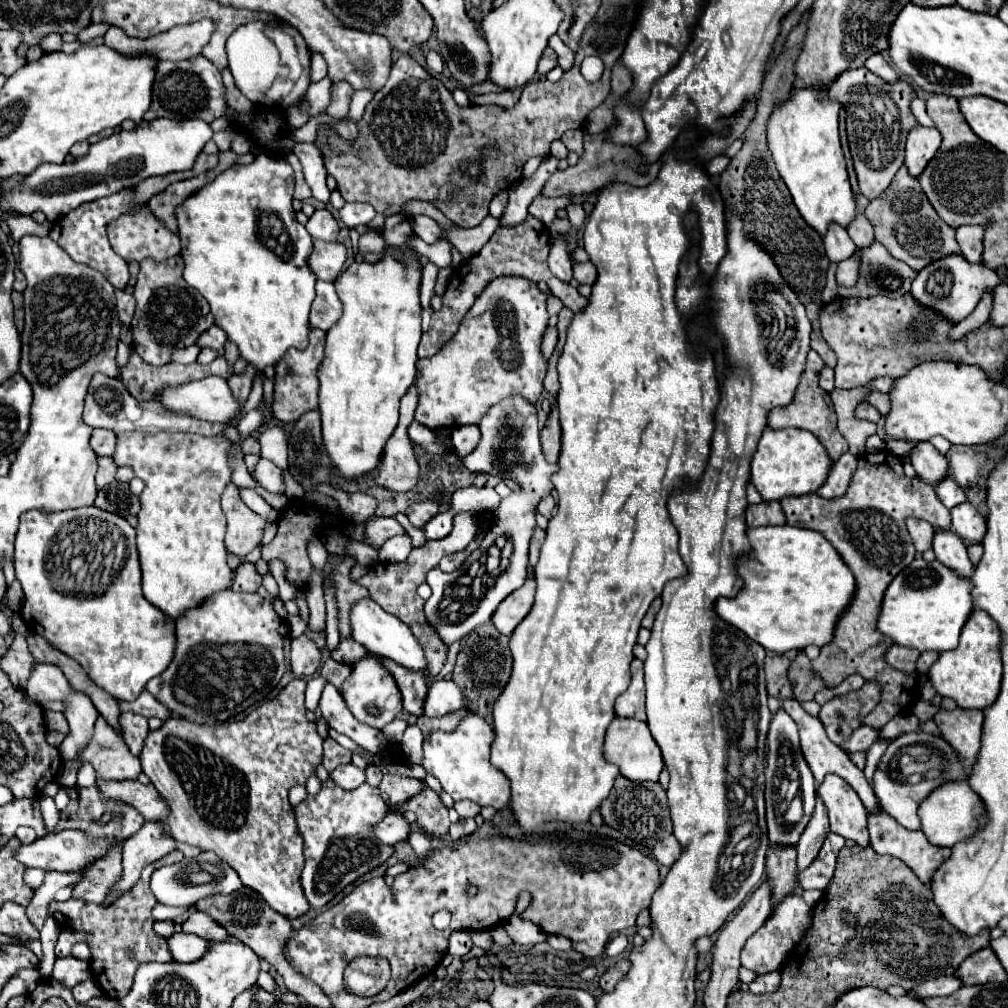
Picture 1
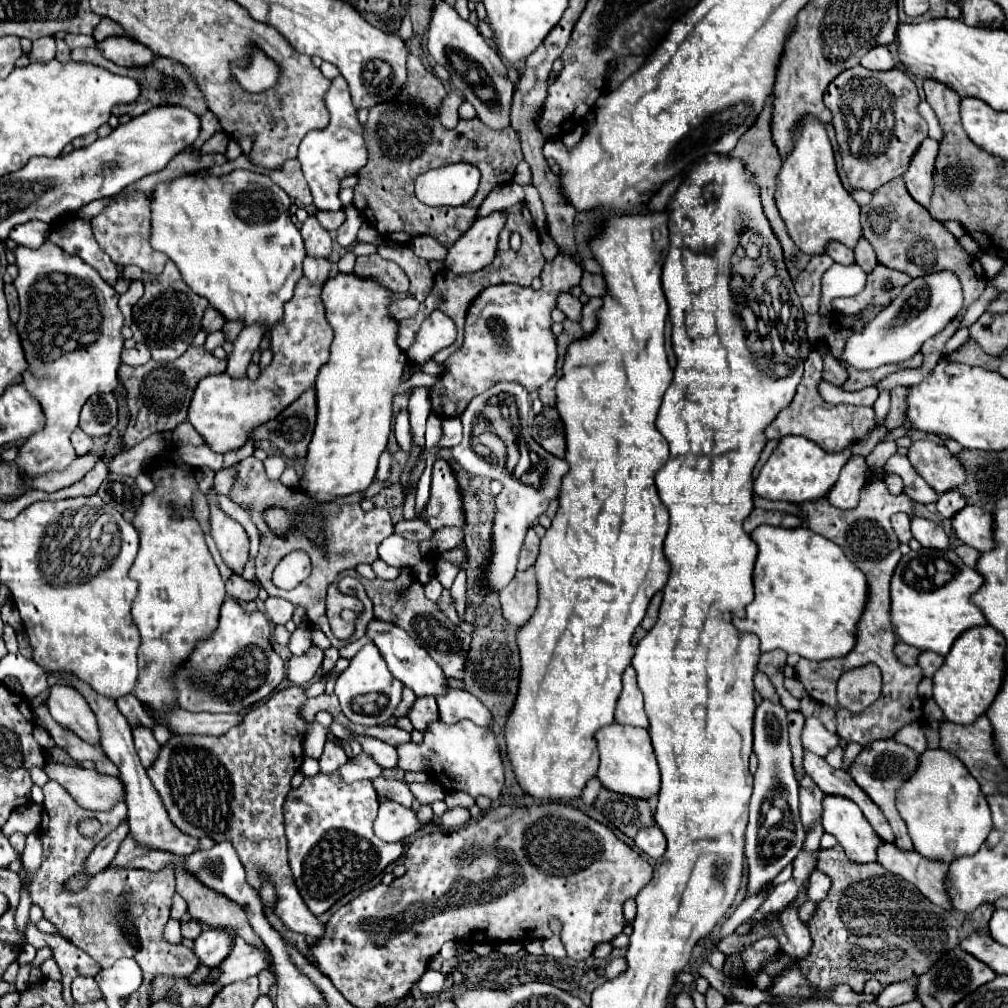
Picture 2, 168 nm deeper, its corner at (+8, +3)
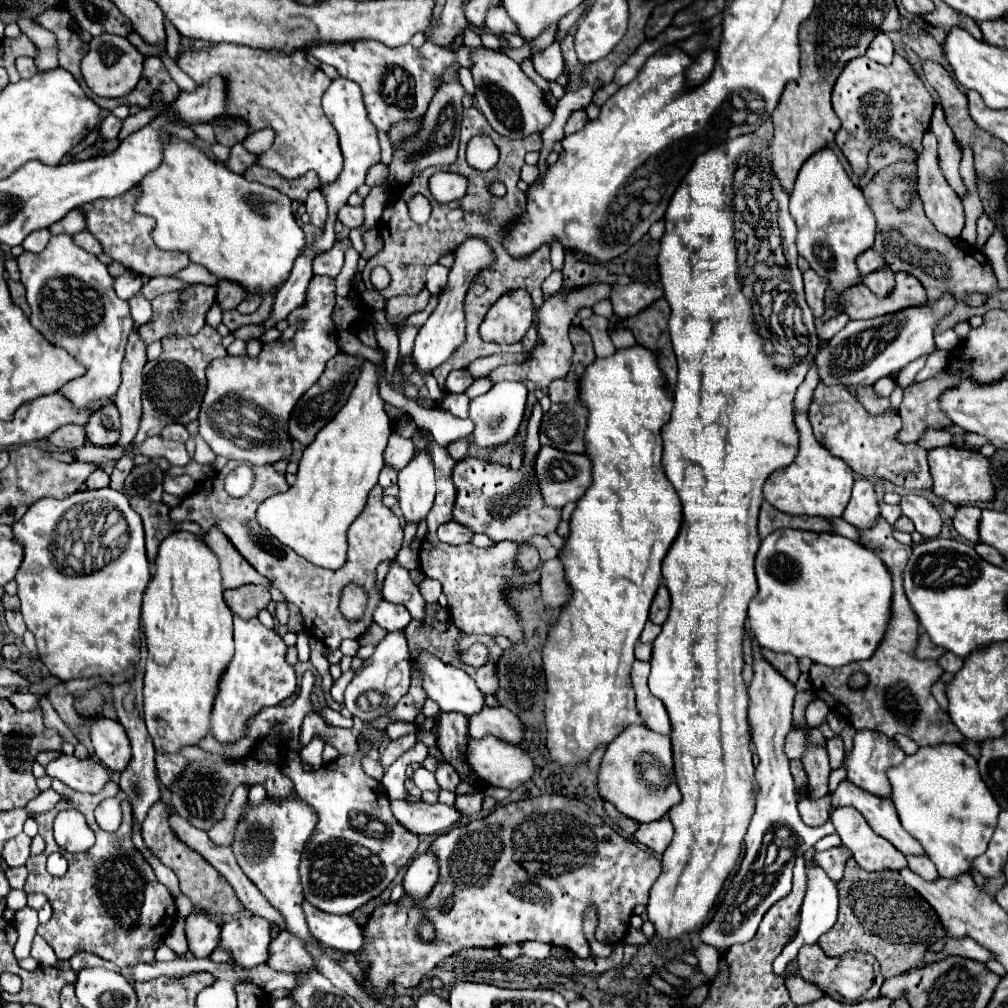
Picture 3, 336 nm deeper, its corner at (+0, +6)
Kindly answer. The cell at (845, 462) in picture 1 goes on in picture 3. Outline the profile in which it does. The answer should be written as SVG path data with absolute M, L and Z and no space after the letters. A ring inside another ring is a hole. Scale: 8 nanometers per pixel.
M858 478L854 482L852 498L850 498L842 518L848 524L856 526L858 530L872 528L872 524L876 524L876 520L880 518L880 506L878 506L878 496L876 496L870 480Z

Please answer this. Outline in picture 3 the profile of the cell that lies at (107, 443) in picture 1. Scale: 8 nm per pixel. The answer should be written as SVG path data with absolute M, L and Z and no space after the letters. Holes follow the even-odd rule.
M68 424L68 426L58 428L56 432L52 432L48 442L54 448L60 448L60 450L74 450L74 448L80 448L80 446L86 444L86 434L84 434L82 426Z

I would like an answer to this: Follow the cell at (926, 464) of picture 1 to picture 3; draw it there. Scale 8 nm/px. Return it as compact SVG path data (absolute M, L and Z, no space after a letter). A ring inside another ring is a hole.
M952 446L944 448L934 448L928 452L928 464L930 464L930 474L934 478L934 494L948 500L954 506L974 506L974 504L984 504L996 496L990 480L990 460L982 456L980 452L966 452L966 450L956 450Z

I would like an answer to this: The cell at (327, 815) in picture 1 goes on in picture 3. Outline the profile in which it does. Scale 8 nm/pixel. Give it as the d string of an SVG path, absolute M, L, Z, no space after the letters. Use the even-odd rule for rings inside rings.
M412 670L412 684L404 700L388 712L388 716L380 716L380 720L372 720L366 726L376 728L380 732L378 740L372 740L364 732L360 732L358 752L338 756L334 762L324 764L320 770L306 772L302 768L300 756L296 752L288 752L288 760L284 760L284 772L292 780L296 794L308 802L318 812L318 826L310 836L306 850L300 862L300 882L304 888L304 898L314 908L328 914L352 914L362 908L370 900L378 898L396 878L398 870L410 862L418 848L418 836L408 832L398 824L394 814L390 812L390 800L382 788L382 784L362 770L362 758L372 748L380 748L386 736L386 726L390 722L416 722L424 700L424 688L420 688L420 672ZM378 820L384 826L384 832L370 834L364 828L364 822Z

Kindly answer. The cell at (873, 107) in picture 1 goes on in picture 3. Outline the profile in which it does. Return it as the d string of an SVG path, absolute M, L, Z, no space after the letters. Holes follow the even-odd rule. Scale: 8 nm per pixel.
M894 54L888 66L880 66L868 56L860 56L850 60L844 66L844 72L838 76L832 90L832 108L842 122L842 128L836 134L836 144L848 158L852 172L856 176L864 176L866 158L874 144L884 142L888 138L898 138L900 144L910 146L914 150L920 148L920 138L930 126L934 100L920 76L902 56Z

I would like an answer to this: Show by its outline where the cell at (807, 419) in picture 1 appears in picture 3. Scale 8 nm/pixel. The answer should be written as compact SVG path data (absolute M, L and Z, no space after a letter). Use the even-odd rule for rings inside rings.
M818 384L810 404L810 424L816 440L836 458L844 460L860 478L880 478L894 486L906 486L914 490L930 490L932 478L928 472L926 450L918 444L902 444L896 440L896 432L902 428L898 414L886 412L880 416L868 414L862 404L844 386Z

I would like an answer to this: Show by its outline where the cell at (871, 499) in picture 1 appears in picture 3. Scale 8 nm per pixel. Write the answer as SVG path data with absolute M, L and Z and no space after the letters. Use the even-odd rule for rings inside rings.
M880 518L874 528L860 530L860 538L874 554L878 554L884 560L884 564L892 572L894 578L892 620L884 634L882 644L878 646L872 658L862 662L852 662L840 668L812 664L810 678L812 678L812 688L816 690L814 694L816 698L824 700L832 712L848 720L856 730L868 728L868 730L882 732L888 738L894 738L896 734L904 734L912 738L918 746L938 746L938 744L962 746L966 738L960 732L956 732L958 728L952 724L948 712L944 712L934 700L934 696L930 694L932 684L940 680L944 670L938 666L936 660L918 660L914 656L920 622L916 620L916 614L912 612L912 606L908 604L908 598L904 596L902 590L902 572L912 554L912 546L904 546L898 540L894 540L892 528L884 518ZM856 670L866 672L870 678L864 690L850 690L846 684Z

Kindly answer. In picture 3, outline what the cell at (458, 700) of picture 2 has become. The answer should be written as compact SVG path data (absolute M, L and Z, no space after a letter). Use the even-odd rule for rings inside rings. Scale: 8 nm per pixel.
M484 706L482 712L478 712L476 716L470 716L468 722L470 722L468 730L470 730L472 738L484 738L484 736L492 734L492 736L504 740L506 744L518 746L520 742L524 742L526 726L522 724L520 718L516 718L504 706L498 706L498 708Z

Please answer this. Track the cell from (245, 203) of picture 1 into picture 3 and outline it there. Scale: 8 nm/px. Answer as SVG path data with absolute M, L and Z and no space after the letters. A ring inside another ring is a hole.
M164 140L164 142L162 142L162 164L160 164L156 170L148 172L148 174L144 176L144 180L138 182L138 188L140 188L140 194L142 194L142 196L136 200L134 208L136 208L138 214L146 214L146 216L152 216L152 218L156 220L156 228L154 228L154 232L152 232L152 238L154 238L154 242L156 242L158 248L162 248L162 250L188 252L190 262L202 264L204 268L208 268L208 272L212 272L214 276L218 276L218 280L234 280L234 282L242 284L248 292L252 292L252 290L256 290L256 286L260 286L260 288L262 288L262 294L270 294L274 286L282 286L282 284L286 282L290 270L292 270L294 260L300 256L302 248L306 246L304 232L302 232L302 228L296 224L296 220L294 220L294 216L292 216L292 208L290 208L292 202L290 202L288 196L284 196L282 192L278 192L278 190L274 190L274 188L268 188L268 186L264 186L264 184L248 182L244 176L236 176L236 174L230 172L224 164L220 164L220 162L216 162L216 160L210 160L198 146L194 146L194 144L190 144L190 142Z

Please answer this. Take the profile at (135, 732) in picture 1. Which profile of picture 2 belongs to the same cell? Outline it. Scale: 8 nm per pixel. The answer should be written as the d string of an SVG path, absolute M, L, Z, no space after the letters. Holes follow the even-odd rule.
M132 727L132 735L134 735L134 745L136 745L136 753L140 757L140 763L144 767L150 767L156 761L160 745L156 743L156 739L154 739L150 729Z

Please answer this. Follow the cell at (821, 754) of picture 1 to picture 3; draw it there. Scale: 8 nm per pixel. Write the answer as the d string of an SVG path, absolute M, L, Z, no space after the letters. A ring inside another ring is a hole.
M844 780L838 784L838 788L832 794L832 808L840 806L854 806L870 824L870 828L878 836L886 838L892 846L896 846L904 856L914 856L914 854L926 856L924 848L920 848L916 838L912 838L902 828L898 814L888 798L876 798L860 788L852 788L852 784Z

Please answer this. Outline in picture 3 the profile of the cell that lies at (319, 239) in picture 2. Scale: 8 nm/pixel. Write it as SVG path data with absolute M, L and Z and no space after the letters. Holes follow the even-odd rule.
M312 188L308 192L308 198L304 202L304 208L316 228L324 228L326 222L326 200L318 188Z

